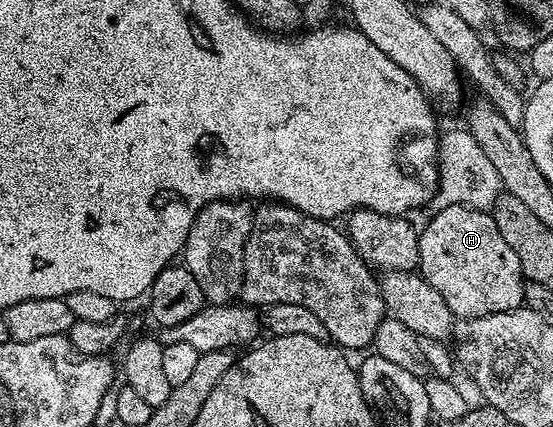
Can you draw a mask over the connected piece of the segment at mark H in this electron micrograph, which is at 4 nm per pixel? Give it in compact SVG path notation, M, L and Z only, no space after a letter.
M450 205L435 212L420 231L419 274L446 301L457 320L506 313L521 306L526 282L518 253L498 233L491 214L473 207Z

